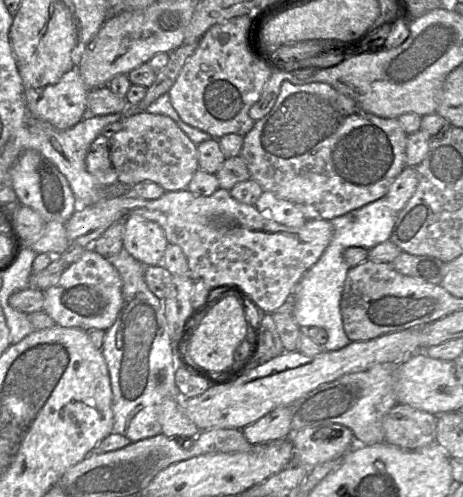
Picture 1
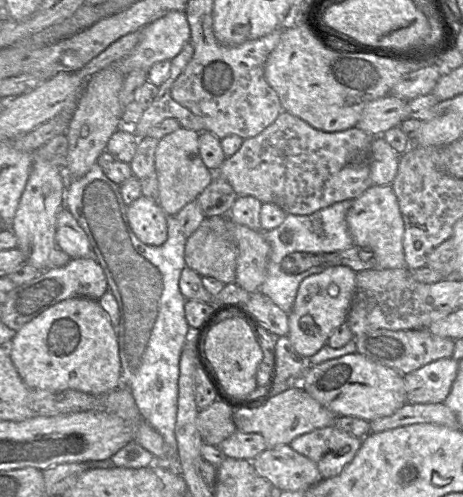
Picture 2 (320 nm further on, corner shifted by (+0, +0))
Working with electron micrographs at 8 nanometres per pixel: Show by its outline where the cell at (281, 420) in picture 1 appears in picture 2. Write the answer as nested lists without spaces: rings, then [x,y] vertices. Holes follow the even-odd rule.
[[[236,430],[217,447],[225,457],[251,461],[267,449],[267,444],[264,437],[258,433]]]

